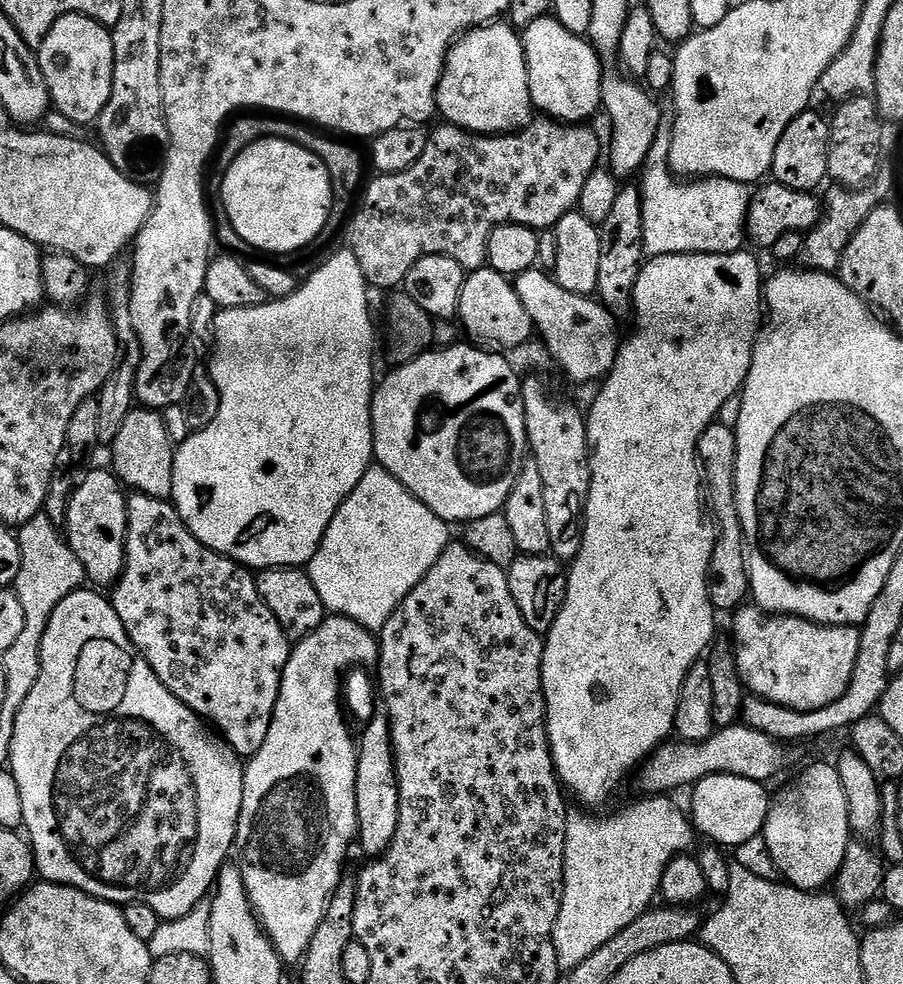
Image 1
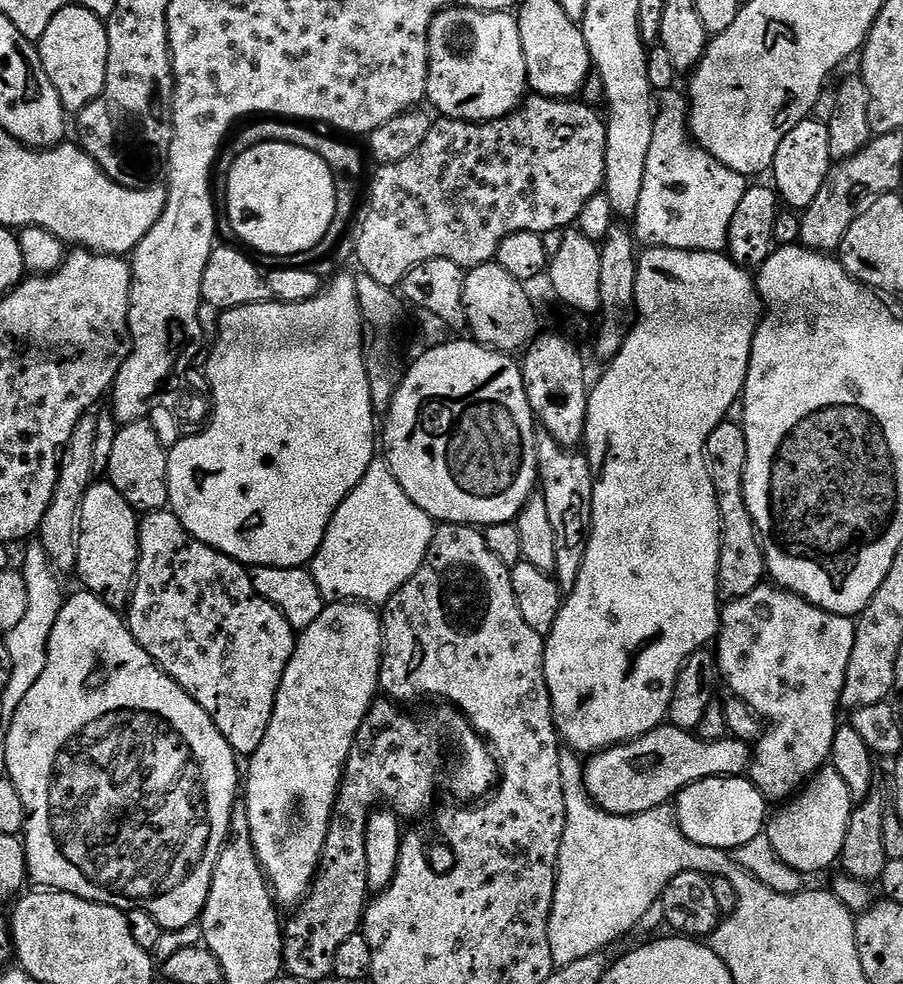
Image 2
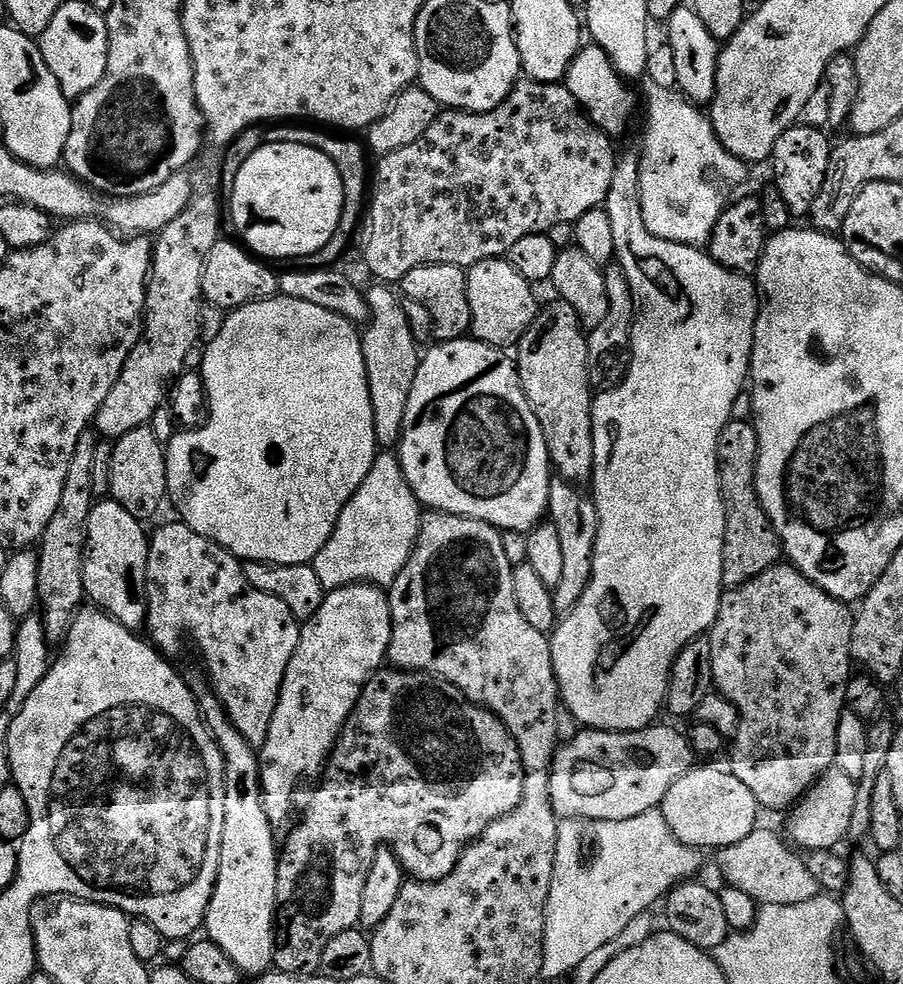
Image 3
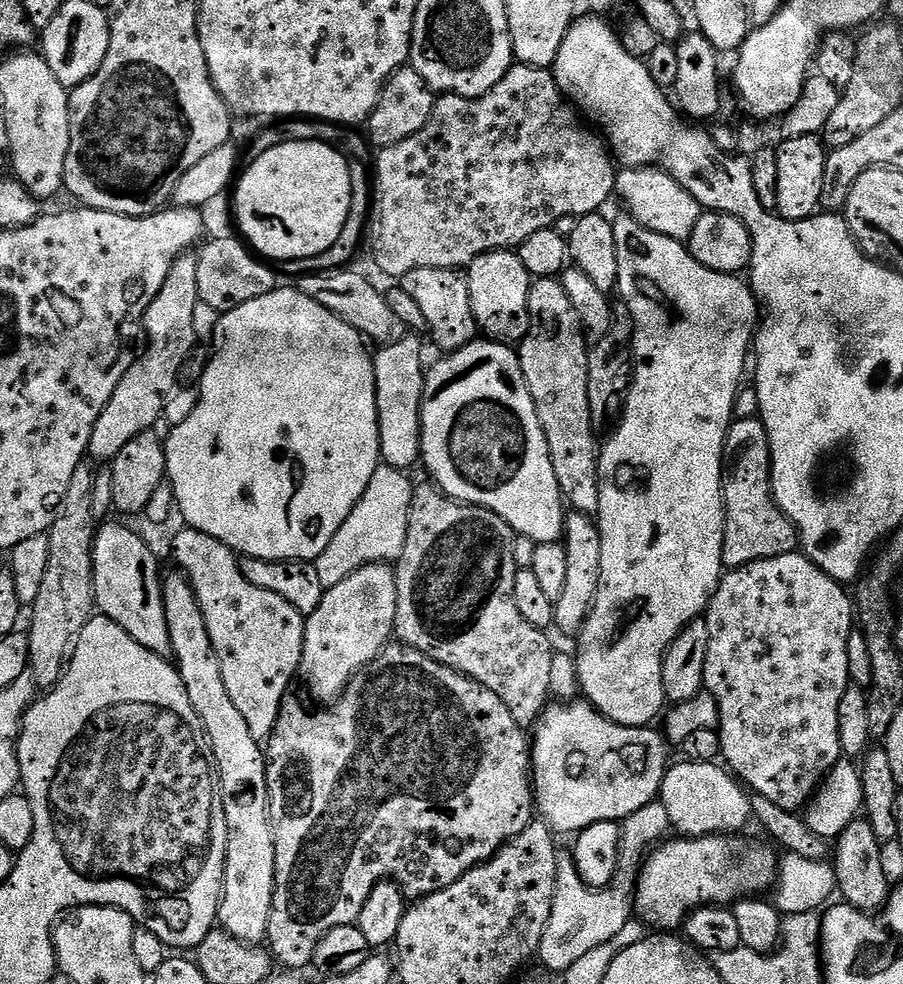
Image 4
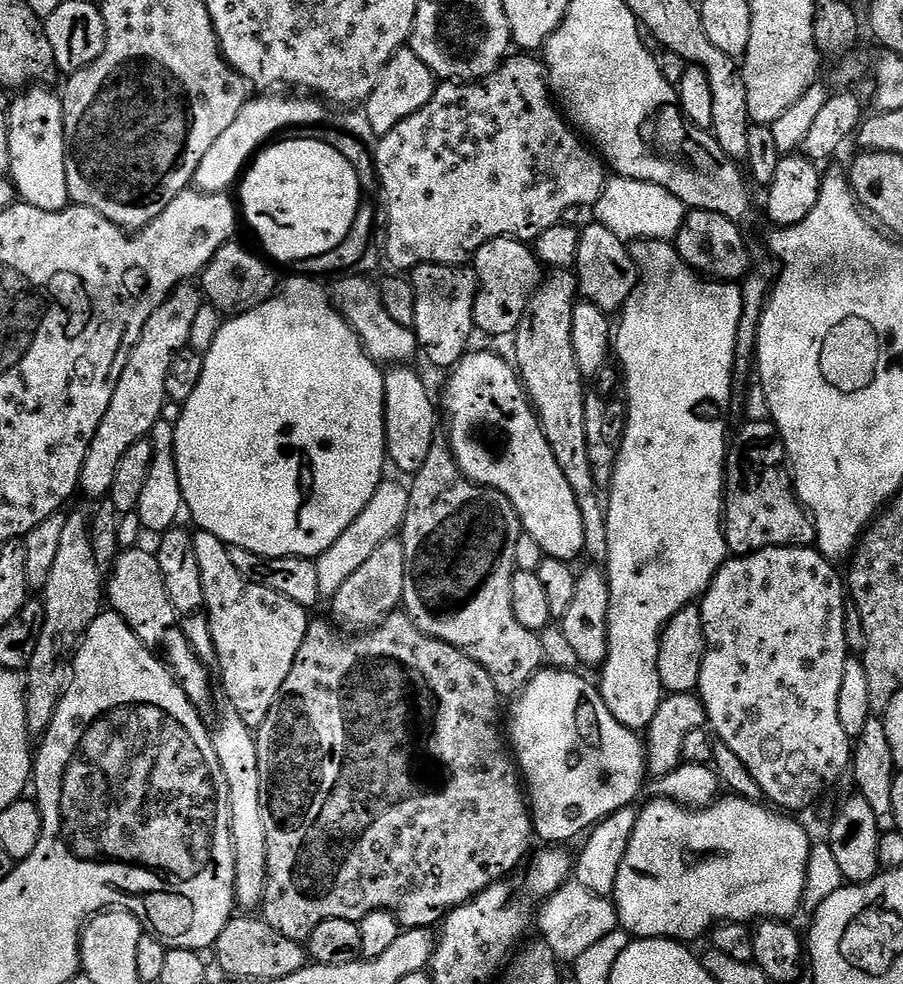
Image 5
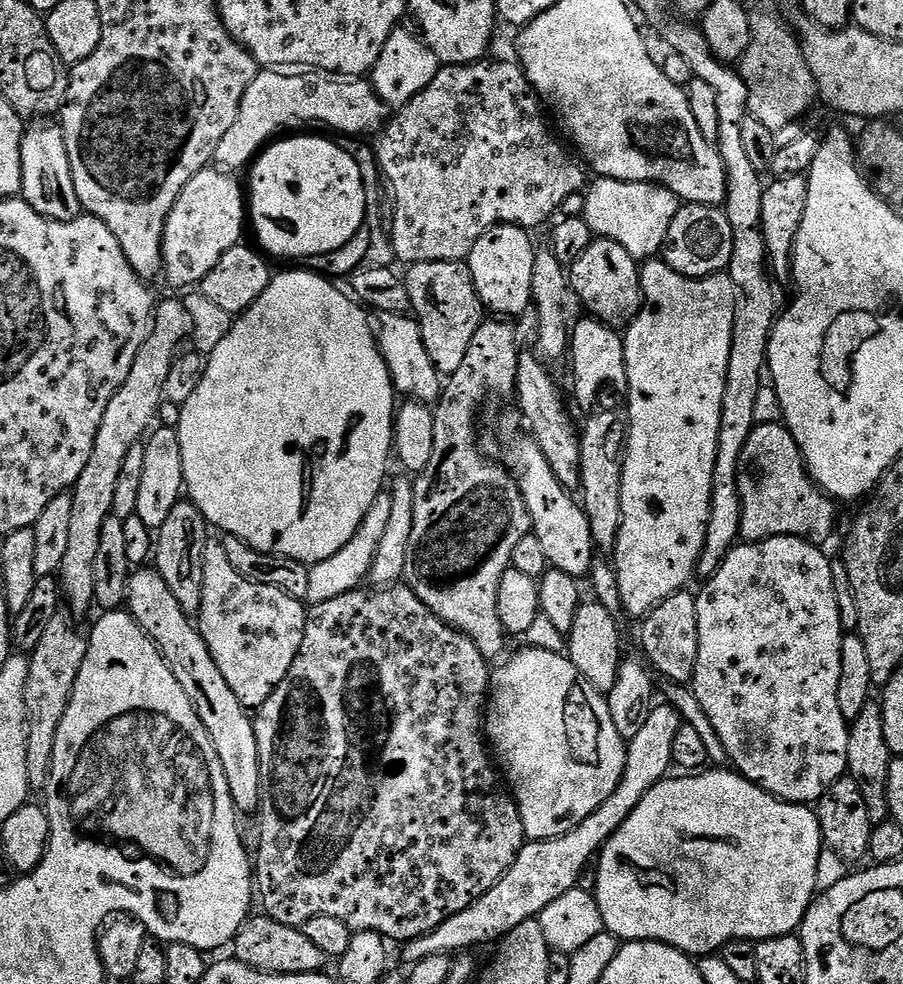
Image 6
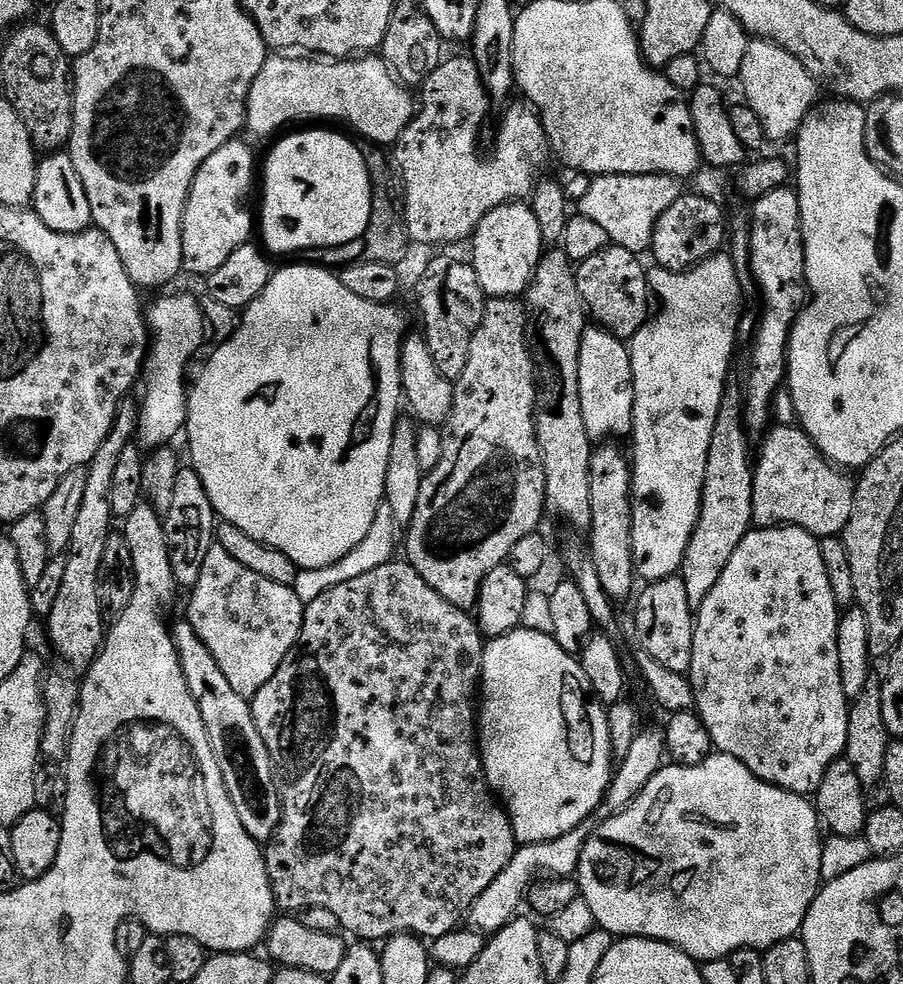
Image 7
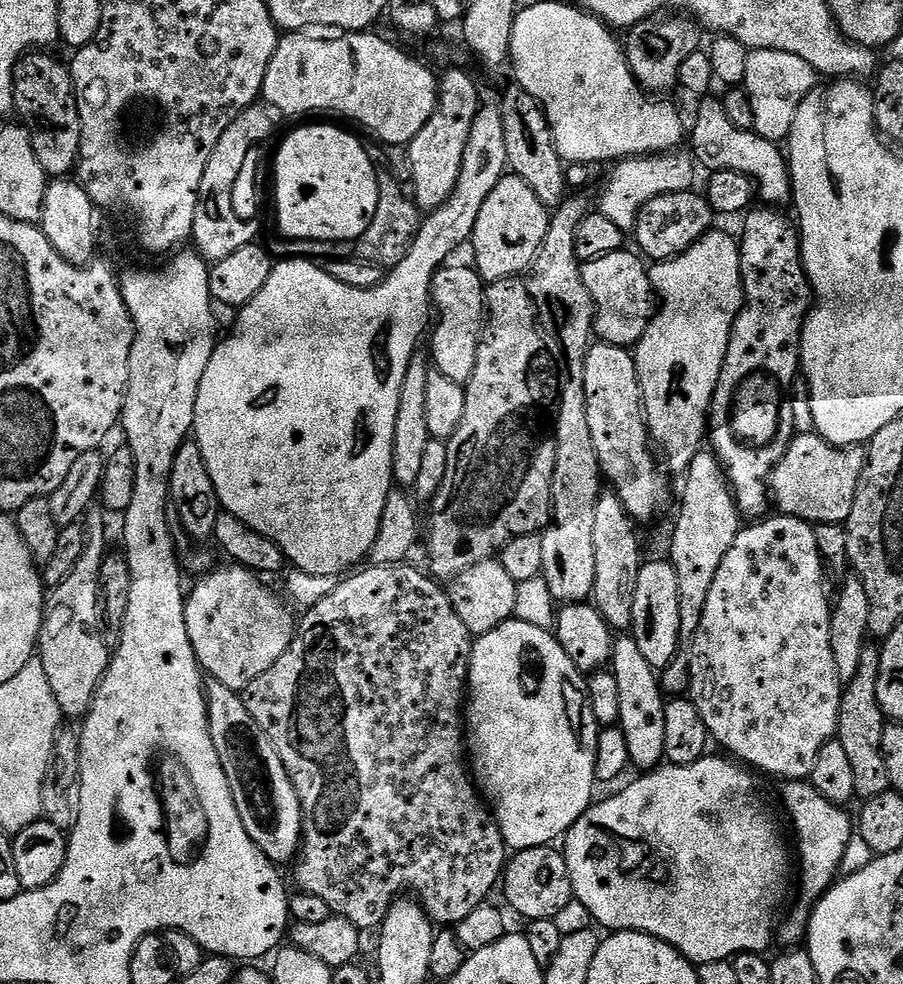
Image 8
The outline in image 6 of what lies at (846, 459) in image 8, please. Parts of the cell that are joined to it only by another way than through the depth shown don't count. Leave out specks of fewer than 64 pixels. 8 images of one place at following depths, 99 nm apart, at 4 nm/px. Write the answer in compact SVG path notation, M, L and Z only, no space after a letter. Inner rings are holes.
M783 423L753 428L738 462L738 494L742 498L740 540L756 544L779 536L793 536L820 546L836 528L837 501L823 492L808 472L798 442Z

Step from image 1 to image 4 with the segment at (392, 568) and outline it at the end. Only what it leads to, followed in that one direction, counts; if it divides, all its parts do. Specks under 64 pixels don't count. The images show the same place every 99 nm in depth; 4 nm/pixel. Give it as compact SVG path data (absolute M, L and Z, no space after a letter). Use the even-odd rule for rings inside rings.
M381 463L374 470L374 478L370 478L370 486L366 486L366 494L358 498L358 506L350 510L350 518L342 522L342 527L334 538L330 538L330 546L322 550L322 554L314 562L318 570L318 579L324 589L338 586L342 578L350 578L354 570L362 570L367 564L387 564L399 561L402 550L406 546L406 530L410 518L410 502L414 484L408 481L409 473L389 464Z

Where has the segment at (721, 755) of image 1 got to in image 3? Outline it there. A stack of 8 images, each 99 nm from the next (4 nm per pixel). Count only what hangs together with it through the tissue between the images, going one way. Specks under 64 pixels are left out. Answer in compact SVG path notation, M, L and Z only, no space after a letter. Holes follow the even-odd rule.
M656 727L637 732L580 730L569 744L561 743L552 757L550 772L550 798L557 817L577 822L625 820L638 818L638 814L646 814L651 808L660 808L670 786L694 767L694 753L683 731Z

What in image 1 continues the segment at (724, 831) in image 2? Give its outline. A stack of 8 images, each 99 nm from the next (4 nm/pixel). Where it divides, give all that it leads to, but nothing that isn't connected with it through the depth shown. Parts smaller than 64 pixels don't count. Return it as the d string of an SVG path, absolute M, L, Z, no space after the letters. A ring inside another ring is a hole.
M710 775L700 780L691 793L690 818L695 831L722 848L737 848L746 841L757 839L763 833L771 808L772 800L765 788L761 781L738 778L736 775Z

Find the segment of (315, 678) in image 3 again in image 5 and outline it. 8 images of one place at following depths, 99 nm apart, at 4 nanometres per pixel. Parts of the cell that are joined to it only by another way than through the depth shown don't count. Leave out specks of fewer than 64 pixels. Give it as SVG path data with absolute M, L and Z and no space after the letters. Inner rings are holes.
M399 538L382 542L382 546L370 554L369 560L363 566L358 566L358 570L354 570L346 582L342 582L342 590L331 597L332 612L337 620L335 623L344 630L371 630L378 627L390 613L401 607L405 586L406 554L402 542Z

